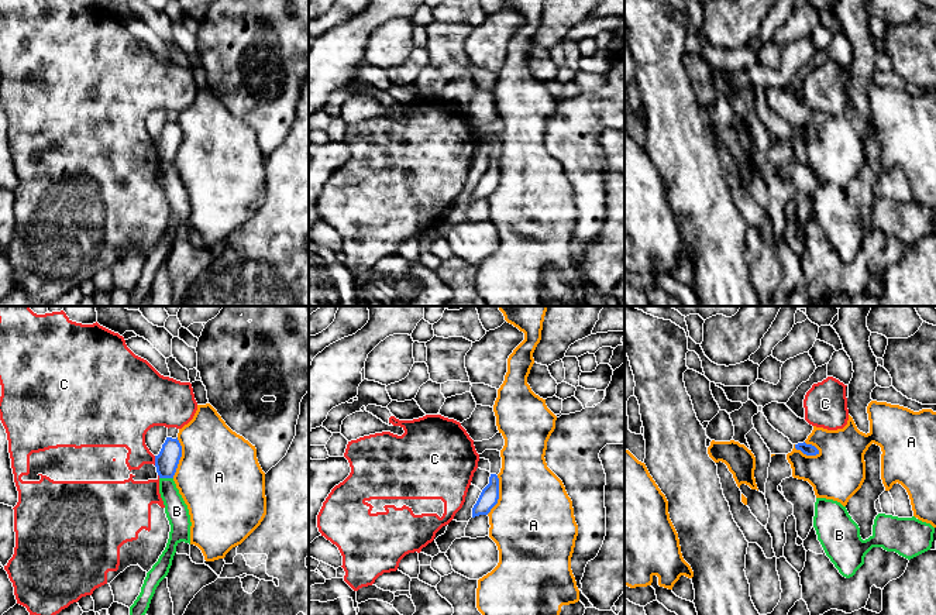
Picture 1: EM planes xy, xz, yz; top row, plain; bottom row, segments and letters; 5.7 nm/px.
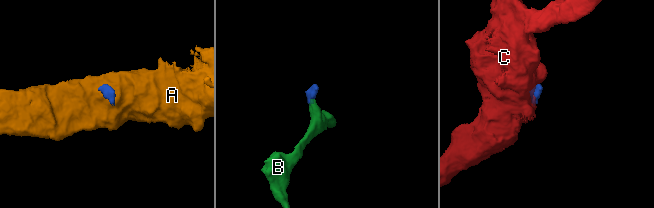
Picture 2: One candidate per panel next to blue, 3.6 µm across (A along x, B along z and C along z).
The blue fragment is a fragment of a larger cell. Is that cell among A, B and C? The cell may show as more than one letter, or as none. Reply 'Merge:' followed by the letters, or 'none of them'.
Merge: B

